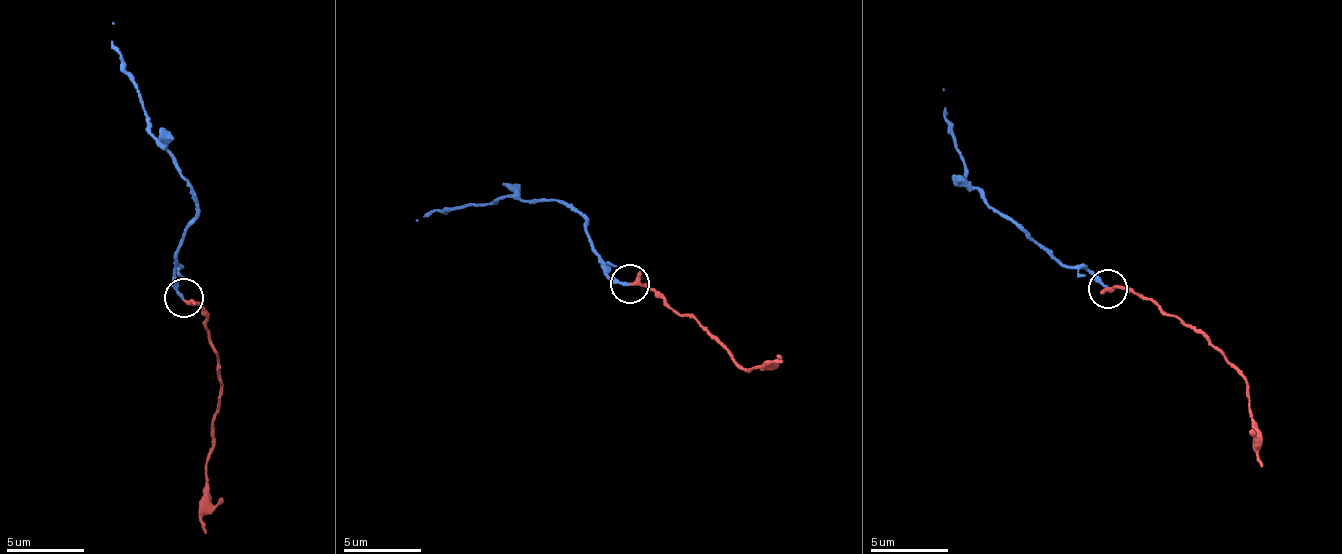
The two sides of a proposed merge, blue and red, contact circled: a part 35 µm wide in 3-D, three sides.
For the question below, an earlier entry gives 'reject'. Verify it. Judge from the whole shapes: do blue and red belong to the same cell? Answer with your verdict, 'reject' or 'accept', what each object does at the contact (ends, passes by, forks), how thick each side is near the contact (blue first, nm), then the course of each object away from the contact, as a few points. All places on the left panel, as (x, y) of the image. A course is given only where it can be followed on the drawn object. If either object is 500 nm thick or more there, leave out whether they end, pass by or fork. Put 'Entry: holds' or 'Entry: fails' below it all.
accept; blue ends there; red ends there; 200 nm thick on the blue side, 280 nm on the other; blue runs (183, 296), (173, 266), (197, 204), (187, 177), (151, 129), (134, 77), (117, 53), (113, 23); red runs (183, 300), (199, 304), (221, 390), (211, 445), (205, 534)
Entry: fails

